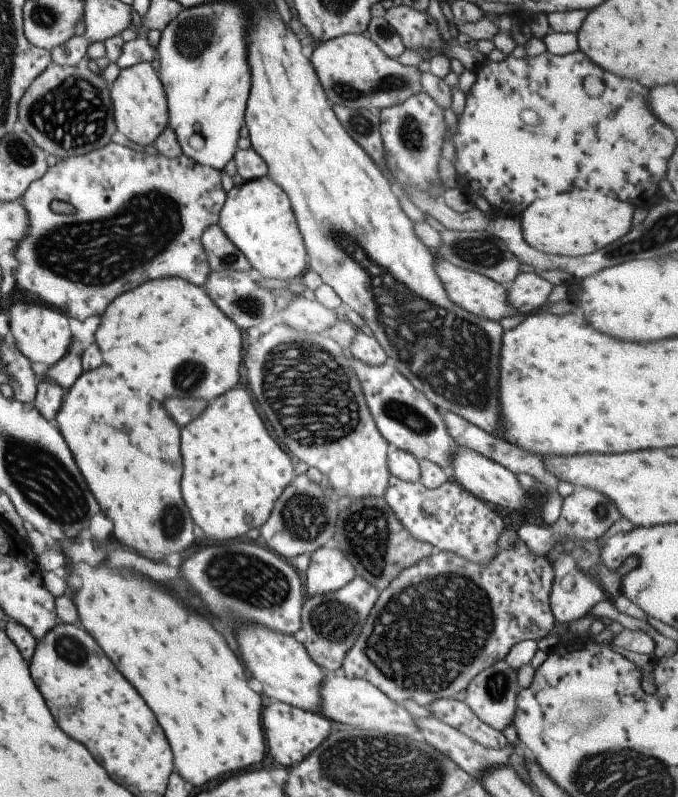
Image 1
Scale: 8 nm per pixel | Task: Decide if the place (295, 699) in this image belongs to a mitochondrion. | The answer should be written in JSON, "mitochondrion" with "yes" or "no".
{"mitochondrion":"no"}

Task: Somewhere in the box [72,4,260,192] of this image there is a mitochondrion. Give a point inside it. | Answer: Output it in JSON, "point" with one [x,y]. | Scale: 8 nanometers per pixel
{"point":[193,37]}

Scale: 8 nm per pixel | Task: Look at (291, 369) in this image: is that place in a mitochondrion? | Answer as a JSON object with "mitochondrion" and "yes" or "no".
{"mitochondrion":"yes"}

